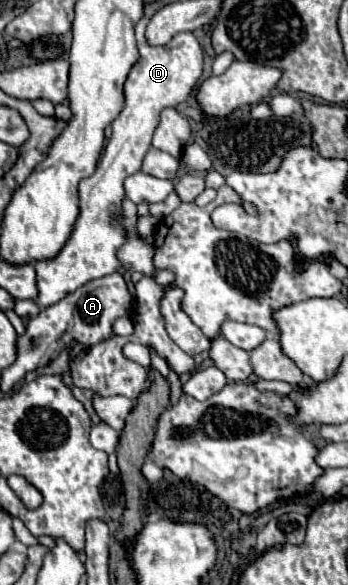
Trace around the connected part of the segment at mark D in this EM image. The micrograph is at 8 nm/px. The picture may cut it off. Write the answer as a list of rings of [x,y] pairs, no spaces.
[[[143,17],[135,27],[139,61],[133,65],[123,87],[125,107],[113,121],[113,135],[107,141],[109,145],[103,149],[95,173],[79,183],[81,215],[75,223],[75,229],[55,259],[35,263],[39,287],[35,301],[41,307],[49,307],[81,285],[121,269],[117,249],[127,243],[121,207],[125,199],[123,181],[141,169],[141,161],[151,147],[153,131],[159,125],[161,109],[183,103],[203,73],[203,49],[193,33],[177,33],[167,45],[151,47],[145,41],[145,25],[147,17]]]

